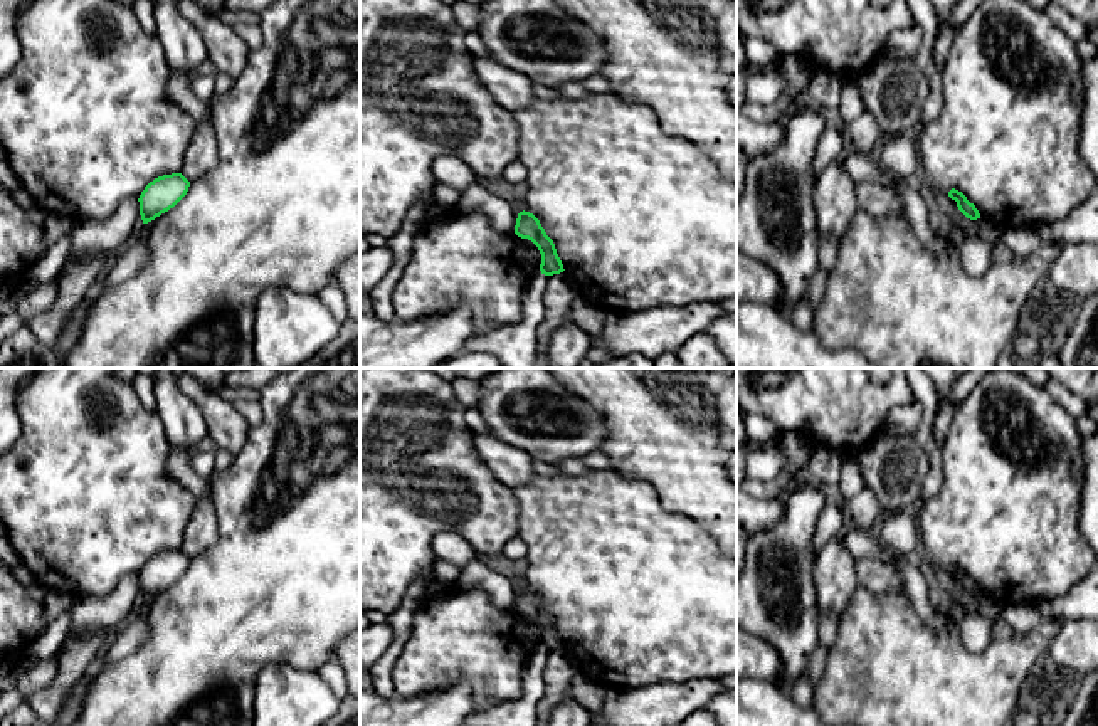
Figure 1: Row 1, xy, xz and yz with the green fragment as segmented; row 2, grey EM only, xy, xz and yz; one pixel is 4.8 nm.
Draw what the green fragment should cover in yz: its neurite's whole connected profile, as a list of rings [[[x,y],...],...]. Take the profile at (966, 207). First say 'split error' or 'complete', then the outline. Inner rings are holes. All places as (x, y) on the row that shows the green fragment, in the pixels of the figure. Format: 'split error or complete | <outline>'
complete | [[[952,188],[952,190],[948,192],[948,197],[957,202],[958,210],[960,210],[967,218],[970,218],[970,220],[980,218],[980,213],[979,213],[979,210],[975,208],[975,205],[970,203],[962,192]]]

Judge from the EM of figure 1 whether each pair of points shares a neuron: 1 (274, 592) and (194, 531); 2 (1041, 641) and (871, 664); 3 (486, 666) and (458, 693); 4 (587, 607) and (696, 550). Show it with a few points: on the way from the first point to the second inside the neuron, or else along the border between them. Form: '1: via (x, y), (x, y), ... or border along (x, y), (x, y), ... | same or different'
1: border along (214, 505), (216, 538), (190, 558) | different
2: via (999, 666), (913, 666) | same
3: border along (427, 691), (464, 681), (478, 701), (491, 704) | different
4: via (614, 607), (638, 595), (651, 595), (670, 577) | same

